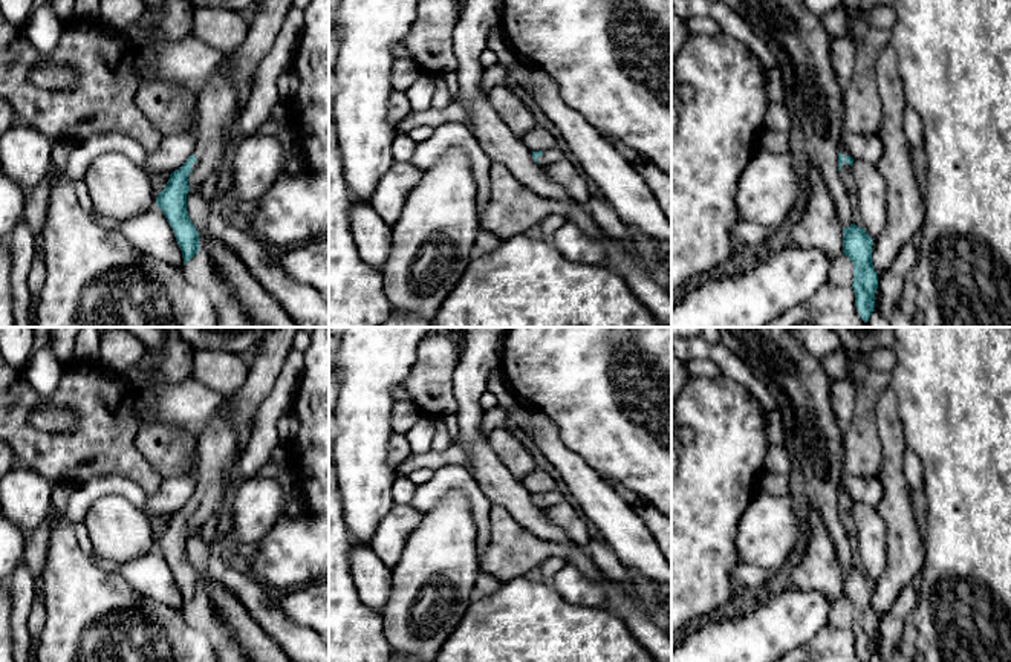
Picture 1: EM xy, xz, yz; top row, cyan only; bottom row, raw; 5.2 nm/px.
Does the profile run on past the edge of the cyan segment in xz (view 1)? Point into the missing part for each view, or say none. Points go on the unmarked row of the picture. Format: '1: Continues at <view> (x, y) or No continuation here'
1: Continues at xz (552, 497)

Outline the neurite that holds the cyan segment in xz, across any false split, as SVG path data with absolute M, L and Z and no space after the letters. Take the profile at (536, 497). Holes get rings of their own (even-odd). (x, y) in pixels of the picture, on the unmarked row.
M557 489L549 491L546 494L532 494L532 501L541 509L548 509L551 506L555 506L558 503L564 501L564 497L561 492L558 492Z

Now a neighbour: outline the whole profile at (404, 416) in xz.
M396 401L390 422L395 431L407 434L422 417L424 413L410 401Z

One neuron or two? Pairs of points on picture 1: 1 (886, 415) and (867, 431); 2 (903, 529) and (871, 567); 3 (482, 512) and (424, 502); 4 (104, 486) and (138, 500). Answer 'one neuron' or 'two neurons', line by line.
1: two neurons
2: two neurons
3: one neuron
4: one neuron

